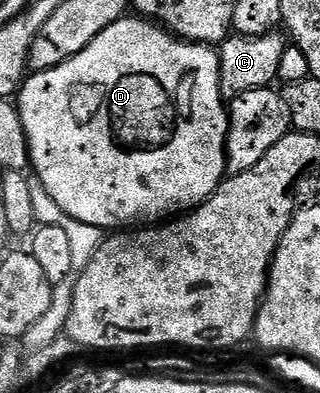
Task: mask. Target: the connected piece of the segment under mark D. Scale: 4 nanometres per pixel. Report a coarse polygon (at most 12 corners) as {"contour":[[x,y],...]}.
{"contour":[[118,20],[17,93],[34,179],[127,230],[228,175],[218,51]]}

